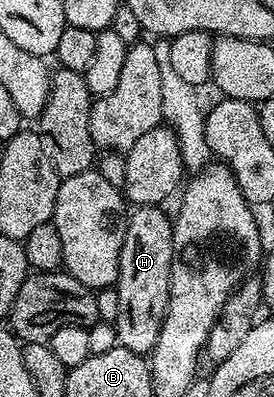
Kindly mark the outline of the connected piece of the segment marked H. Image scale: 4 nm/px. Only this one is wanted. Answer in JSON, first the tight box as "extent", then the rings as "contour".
{"extent":[115,205,173,355],"contour":[[[139,205],[128,217],[126,238],[123,239],[122,253],[119,255],[119,278],[115,284],[118,294],[118,316],[115,322],[117,343],[140,355],[151,353],[156,345],[161,324],[169,304],[169,284],[173,264],[173,228],[171,217],[159,205]]]}

